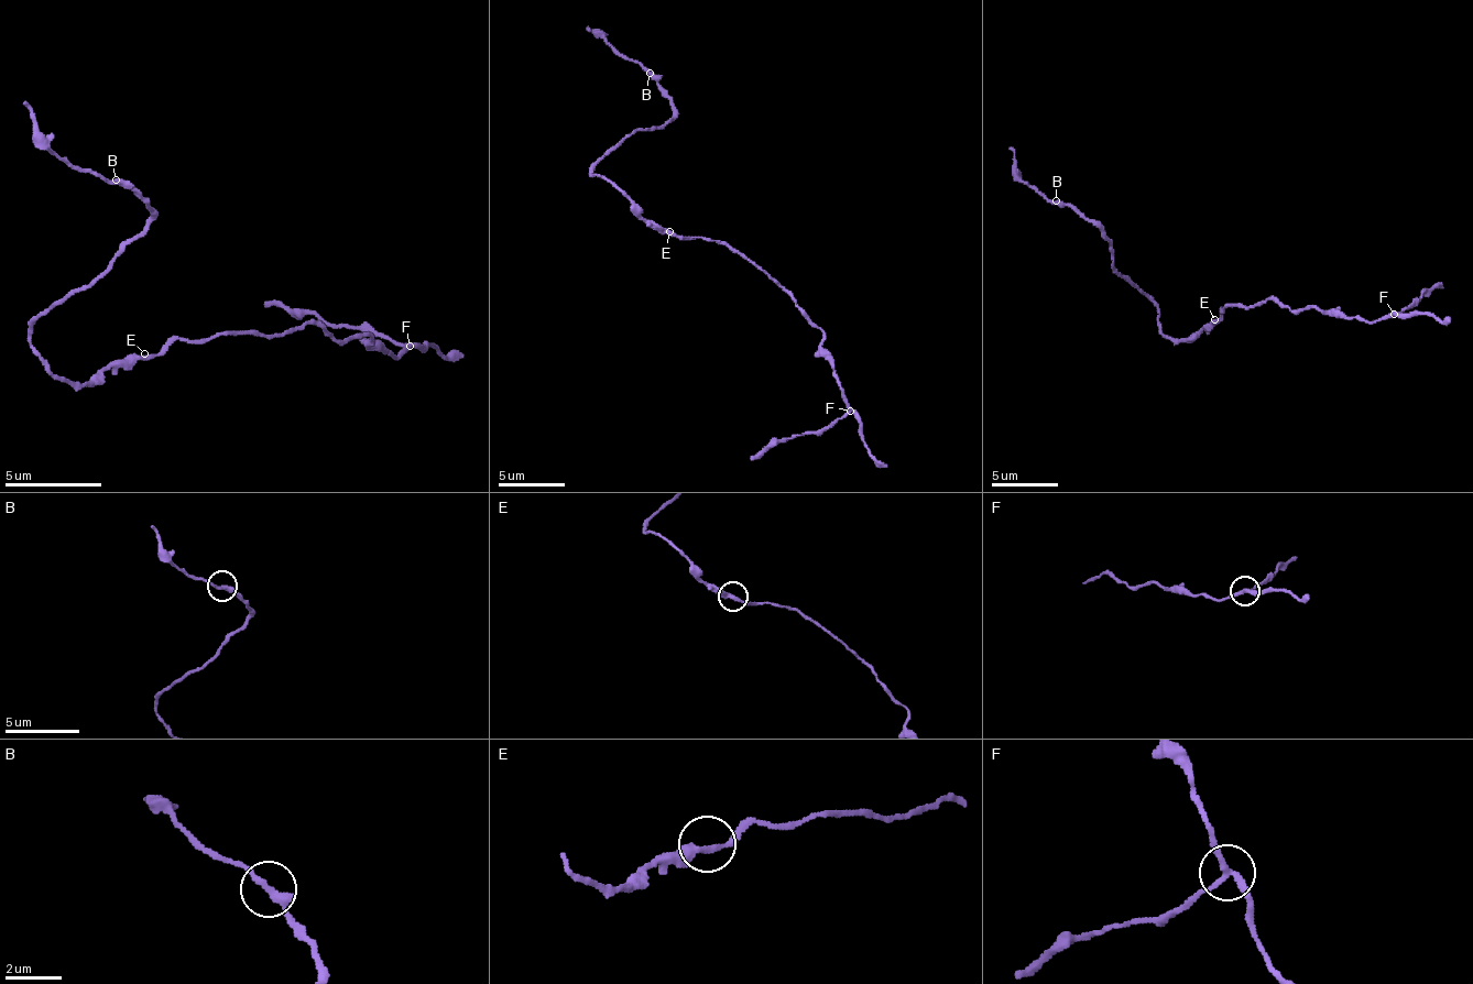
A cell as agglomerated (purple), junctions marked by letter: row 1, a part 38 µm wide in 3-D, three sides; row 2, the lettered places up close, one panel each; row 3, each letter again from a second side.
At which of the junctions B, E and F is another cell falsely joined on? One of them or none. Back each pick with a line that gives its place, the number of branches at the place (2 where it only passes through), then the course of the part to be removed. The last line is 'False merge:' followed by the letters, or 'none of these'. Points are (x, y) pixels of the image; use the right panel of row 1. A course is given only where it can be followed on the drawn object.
F: (1394, 314) | 3 | (1393, 313), (1442, 283)
False merge: F

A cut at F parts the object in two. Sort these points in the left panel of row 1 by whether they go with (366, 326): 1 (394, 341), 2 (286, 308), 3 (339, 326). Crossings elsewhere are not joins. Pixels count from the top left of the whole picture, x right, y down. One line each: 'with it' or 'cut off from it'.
1: with it
2: with it
3: with it

